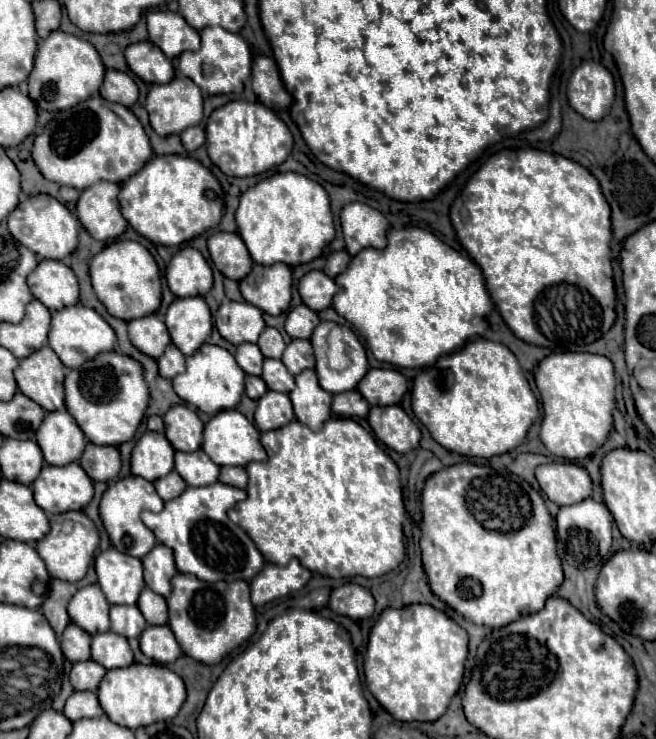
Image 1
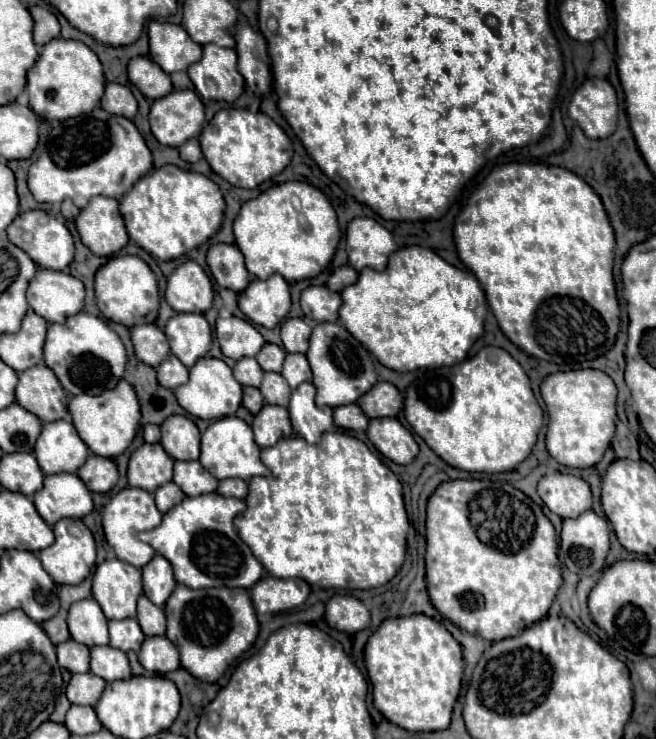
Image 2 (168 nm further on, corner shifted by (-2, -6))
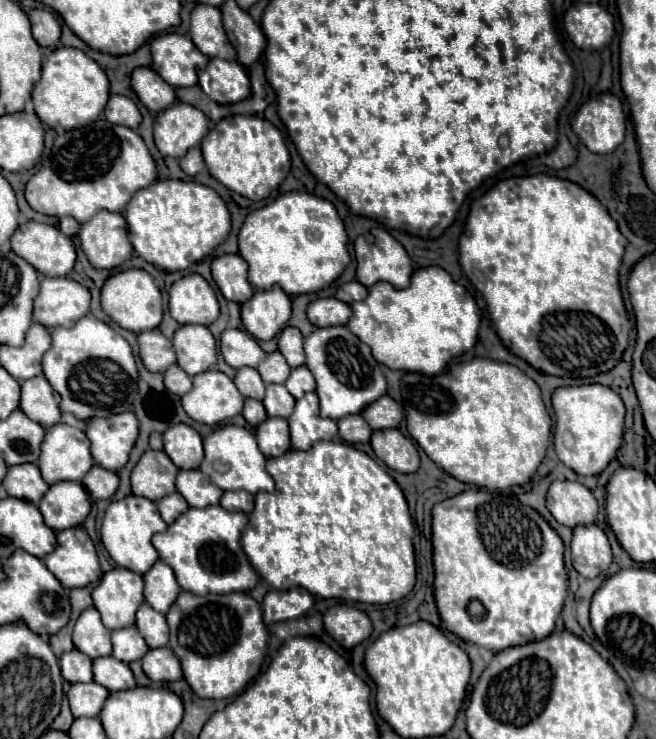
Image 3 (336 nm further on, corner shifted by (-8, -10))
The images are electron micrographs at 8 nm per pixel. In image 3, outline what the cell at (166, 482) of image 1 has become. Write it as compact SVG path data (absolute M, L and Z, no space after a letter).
M173 492L173 494L169 494L169 496L163 496L163 498L157 500L155 504L157 504L157 508L159 508L161 518L163 518L167 524L175 522L177 516L183 514L183 512L189 508L187 500L185 500L179 492Z

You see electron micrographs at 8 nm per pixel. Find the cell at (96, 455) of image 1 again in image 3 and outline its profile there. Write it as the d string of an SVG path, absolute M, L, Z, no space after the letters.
M93 466L89 470L89 474L85 474L83 478L83 486L89 490L89 494L95 500L103 500L103 498L111 498L115 494L115 490L119 488L119 476L117 472L105 470L101 466Z

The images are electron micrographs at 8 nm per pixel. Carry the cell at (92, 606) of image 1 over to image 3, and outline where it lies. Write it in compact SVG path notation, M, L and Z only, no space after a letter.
M91 606L81 612L73 628L73 644L89 658L111 654L111 632L105 628L97 608Z

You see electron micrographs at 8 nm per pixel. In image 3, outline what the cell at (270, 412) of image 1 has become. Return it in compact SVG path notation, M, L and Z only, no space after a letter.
M267 418L257 426L257 444L263 456L281 456L291 448L289 424L285 418Z

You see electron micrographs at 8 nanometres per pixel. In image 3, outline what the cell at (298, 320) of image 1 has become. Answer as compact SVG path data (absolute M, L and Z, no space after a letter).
M285 326L279 336L279 352L285 356L289 366L297 368L305 364L305 350L303 350L303 334L299 328Z

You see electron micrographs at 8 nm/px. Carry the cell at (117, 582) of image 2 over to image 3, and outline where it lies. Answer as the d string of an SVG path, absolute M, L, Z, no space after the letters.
M127 568L109 570L93 590L93 606L101 612L103 624L109 630L133 626L141 604L143 576Z

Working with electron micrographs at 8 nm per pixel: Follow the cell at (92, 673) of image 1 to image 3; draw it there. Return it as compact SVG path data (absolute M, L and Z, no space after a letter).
M77 682L67 692L69 706L75 718L81 718L81 716L95 718L101 712L101 706L105 704L107 696L109 696L109 690L97 682L87 682L87 684Z

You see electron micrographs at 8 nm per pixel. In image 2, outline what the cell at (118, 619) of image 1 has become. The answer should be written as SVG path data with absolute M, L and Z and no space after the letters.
M125 618L125 620L109 620L109 638L111 638L109 646L115 646L117 650L137 652L145 640L145 634L141 632L135 618Z

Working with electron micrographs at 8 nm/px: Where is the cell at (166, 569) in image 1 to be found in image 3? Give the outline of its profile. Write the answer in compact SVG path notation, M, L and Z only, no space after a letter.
M157 560L149 572L143 574L145 580L145 600L149 606L153 606L157 612L165 614L169 606L177 600L177 594L181 592L173 568L165 562Z

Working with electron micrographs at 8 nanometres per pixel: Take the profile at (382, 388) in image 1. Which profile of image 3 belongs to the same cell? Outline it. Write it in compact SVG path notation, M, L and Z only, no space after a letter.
M389 394L381 396L377 402L369 404L361 416L369 422L373 430L383 430L383 428L397 428L399 422L403 420L405 412L401 404L397 404Z

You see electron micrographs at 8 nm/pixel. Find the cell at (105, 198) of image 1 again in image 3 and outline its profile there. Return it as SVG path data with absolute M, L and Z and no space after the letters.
M99 210L81 226L79 240L95 268L115 268L133 254L125 218L119 212Z

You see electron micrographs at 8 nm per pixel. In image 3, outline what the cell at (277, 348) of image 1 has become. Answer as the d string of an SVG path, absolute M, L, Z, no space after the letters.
M281 352L267 354L265 362L261 362L261 366L257 370L259 370L265 384L285 382L289 378L289 372L291 372L291 368L289 368L289 364L287 364L287 360L283 358Z

